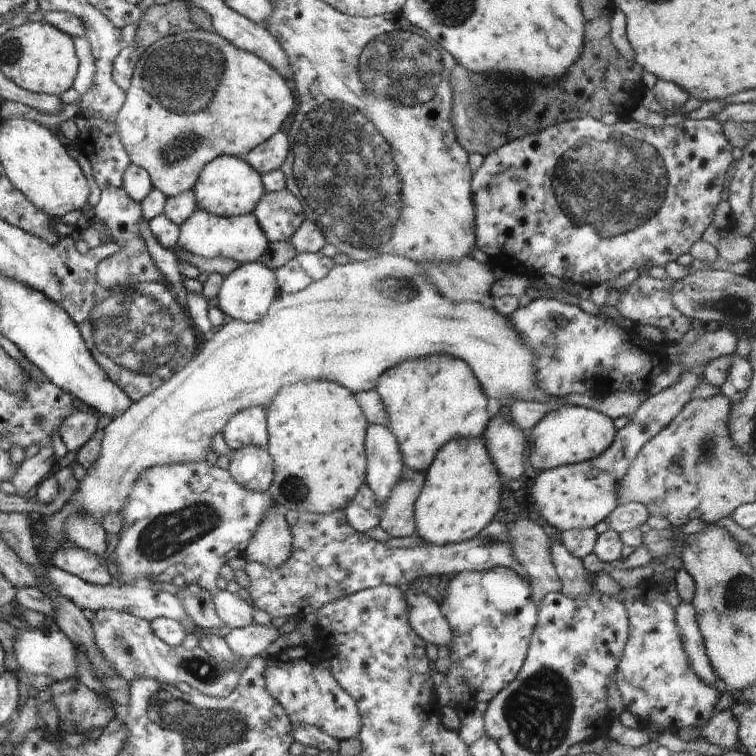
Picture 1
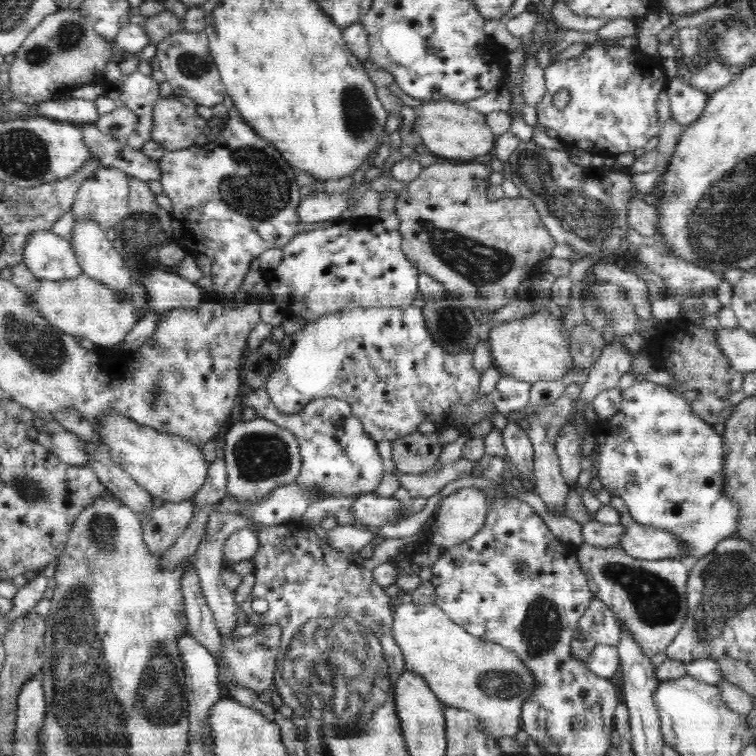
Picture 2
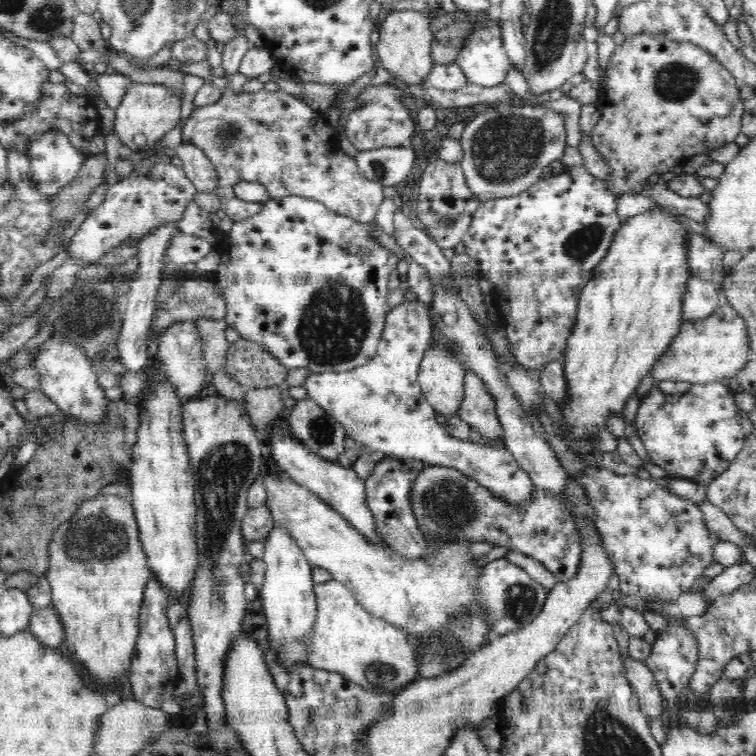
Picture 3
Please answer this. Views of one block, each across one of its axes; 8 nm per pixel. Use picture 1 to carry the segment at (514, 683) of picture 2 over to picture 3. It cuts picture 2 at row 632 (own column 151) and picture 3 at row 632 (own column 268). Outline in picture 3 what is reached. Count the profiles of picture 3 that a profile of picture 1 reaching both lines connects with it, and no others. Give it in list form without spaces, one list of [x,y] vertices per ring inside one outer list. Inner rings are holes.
[[[332,578],[314,583],[316,620],[307,634],[308,665],[340,673],[368,692],[396,693],[419,676],[415,643],[405,630],[373,618],[356,600],[352,587]]]

